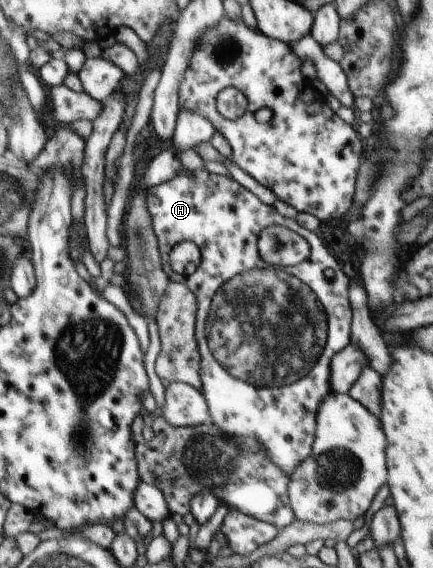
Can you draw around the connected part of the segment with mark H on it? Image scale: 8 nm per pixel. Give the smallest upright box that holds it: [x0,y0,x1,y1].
[148,169,353,475]

